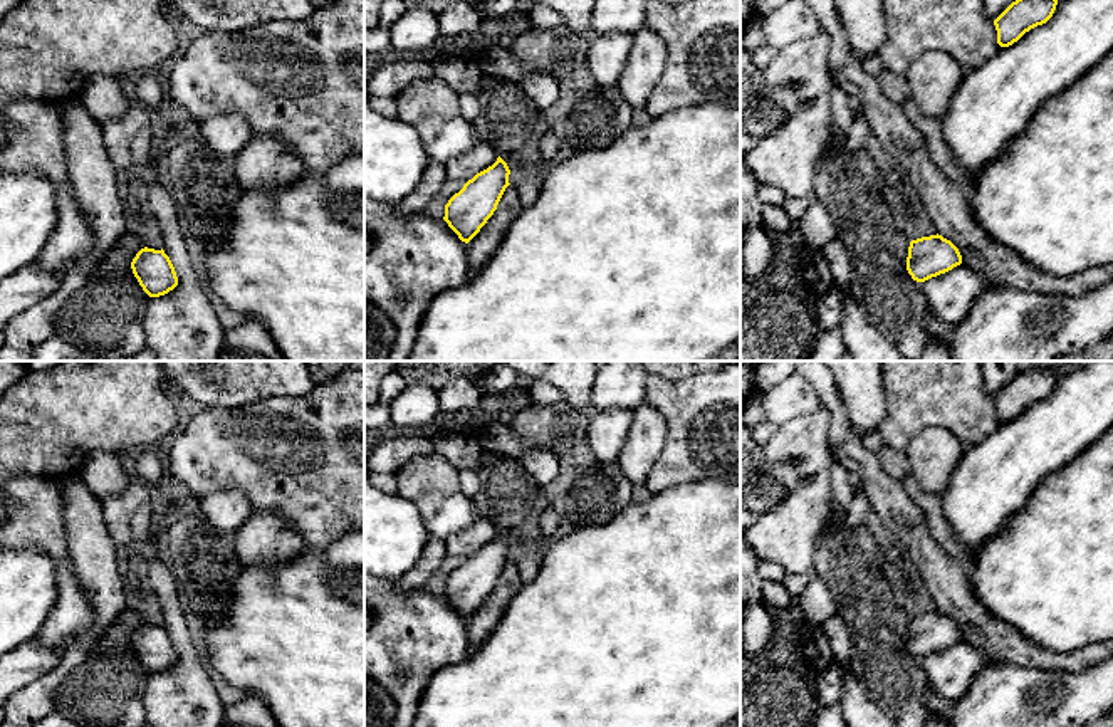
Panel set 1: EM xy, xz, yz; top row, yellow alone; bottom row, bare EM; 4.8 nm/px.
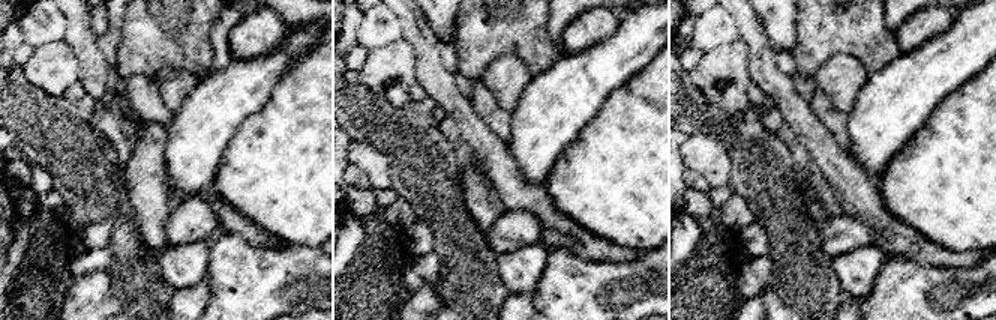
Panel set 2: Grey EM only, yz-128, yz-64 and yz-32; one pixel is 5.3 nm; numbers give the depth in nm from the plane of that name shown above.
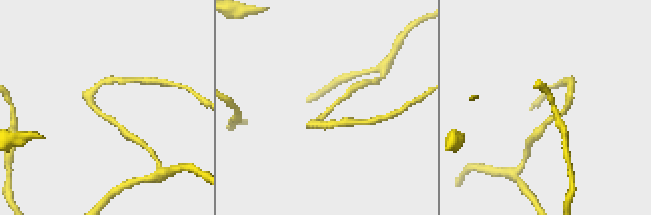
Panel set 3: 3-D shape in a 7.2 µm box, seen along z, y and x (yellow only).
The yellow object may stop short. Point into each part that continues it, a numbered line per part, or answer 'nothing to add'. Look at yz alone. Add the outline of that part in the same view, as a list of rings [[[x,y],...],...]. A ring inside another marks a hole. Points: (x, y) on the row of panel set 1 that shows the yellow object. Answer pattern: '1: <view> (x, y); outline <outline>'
nothing to add

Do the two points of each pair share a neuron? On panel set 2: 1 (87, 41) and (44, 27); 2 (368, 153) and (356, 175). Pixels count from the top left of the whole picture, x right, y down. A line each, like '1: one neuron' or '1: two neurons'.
1: two neurons
2: two neurons

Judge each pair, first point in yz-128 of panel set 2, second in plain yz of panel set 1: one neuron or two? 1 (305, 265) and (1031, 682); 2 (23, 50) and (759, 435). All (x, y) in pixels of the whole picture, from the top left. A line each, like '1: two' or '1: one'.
1: one
2: one

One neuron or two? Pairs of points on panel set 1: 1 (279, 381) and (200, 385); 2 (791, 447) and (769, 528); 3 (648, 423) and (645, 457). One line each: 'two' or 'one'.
1: one
2: one
3: one

